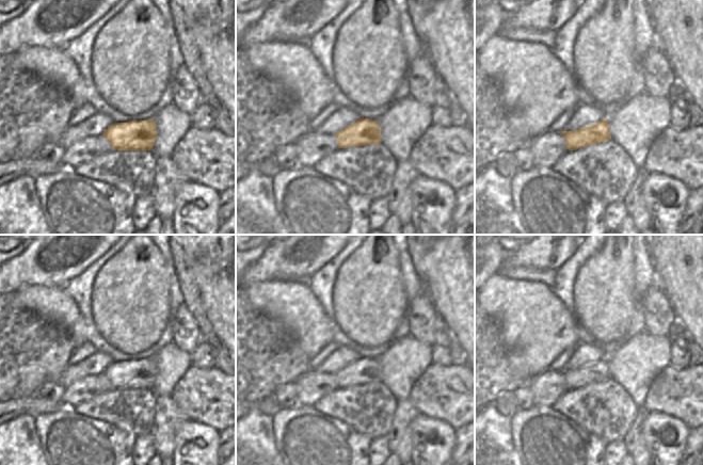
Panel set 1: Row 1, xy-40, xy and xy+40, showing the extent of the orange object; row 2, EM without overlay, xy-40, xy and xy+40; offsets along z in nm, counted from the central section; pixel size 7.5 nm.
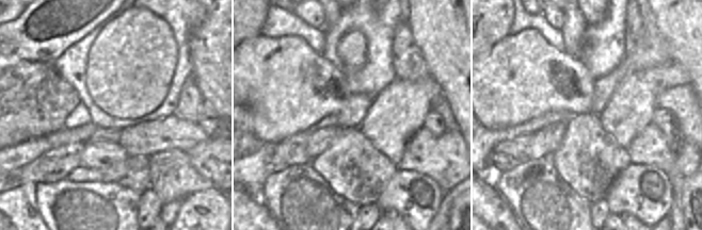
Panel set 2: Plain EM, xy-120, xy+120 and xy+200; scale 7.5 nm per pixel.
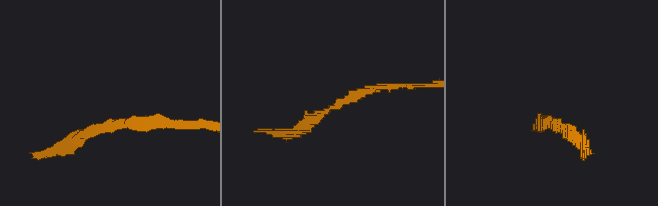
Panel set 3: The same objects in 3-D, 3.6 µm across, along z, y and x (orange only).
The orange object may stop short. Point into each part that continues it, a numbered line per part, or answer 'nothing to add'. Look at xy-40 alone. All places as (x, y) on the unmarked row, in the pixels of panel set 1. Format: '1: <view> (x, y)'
nothing to add

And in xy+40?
nothing to add

